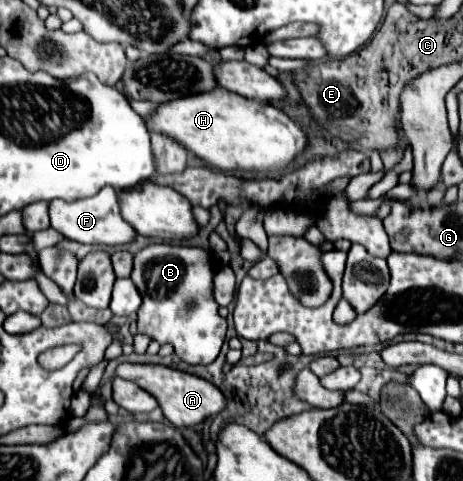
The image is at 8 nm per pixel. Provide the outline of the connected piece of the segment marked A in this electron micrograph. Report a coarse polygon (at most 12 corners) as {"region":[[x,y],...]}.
{"region":[[121,362],[117,376],[155,396],[177,428],[225,408],[215,384],[163,364]]}

